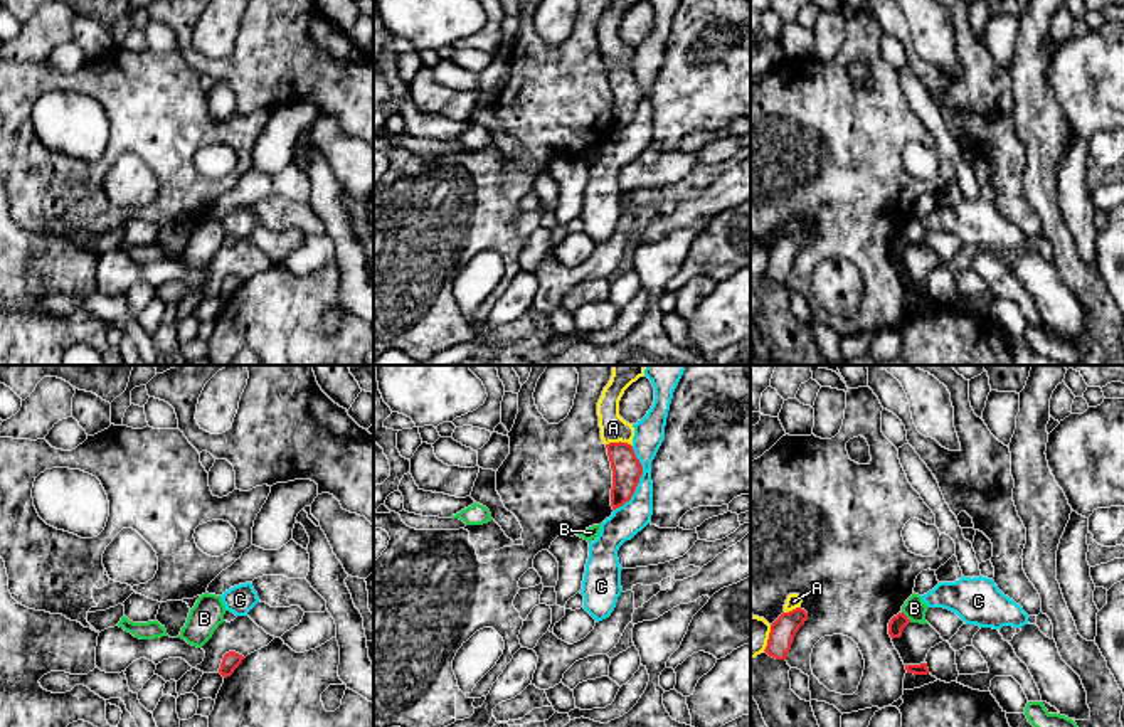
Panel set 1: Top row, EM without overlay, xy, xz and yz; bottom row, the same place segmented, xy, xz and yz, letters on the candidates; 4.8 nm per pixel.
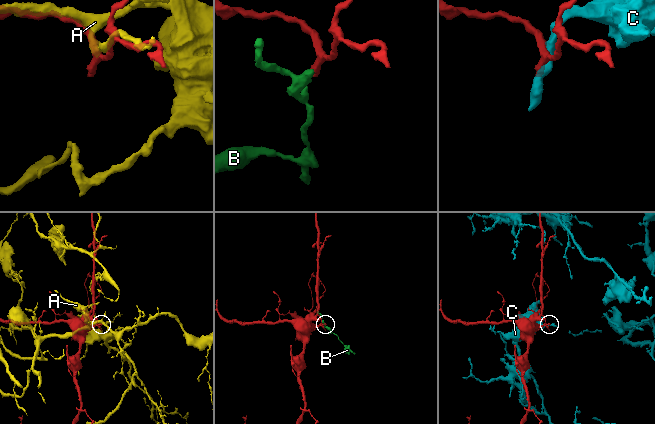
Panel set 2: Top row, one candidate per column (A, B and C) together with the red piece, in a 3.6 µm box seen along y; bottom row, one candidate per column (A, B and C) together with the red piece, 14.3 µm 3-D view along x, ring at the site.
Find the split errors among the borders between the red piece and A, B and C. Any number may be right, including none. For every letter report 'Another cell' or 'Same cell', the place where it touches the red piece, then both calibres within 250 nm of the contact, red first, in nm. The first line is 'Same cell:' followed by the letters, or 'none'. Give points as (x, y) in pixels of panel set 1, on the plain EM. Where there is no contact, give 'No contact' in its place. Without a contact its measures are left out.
Same cell: none
A: Another cell. Touches red at xz (620, 64). Thickness 140 nm (red) against 130 nm
B: Another cell. Touches red at yz (906, 239). Thickness 80 nm (red) against 110 nm
C: Another cell. Touches red at xz (638, 103). Thickness 140 nm (red) against 150 nm

